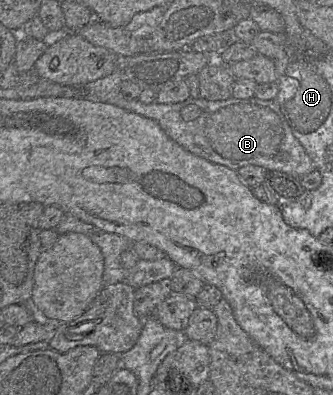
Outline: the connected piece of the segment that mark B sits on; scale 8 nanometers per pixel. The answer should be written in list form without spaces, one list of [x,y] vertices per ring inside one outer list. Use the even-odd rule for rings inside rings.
[[[120,59],[119,61],[119,66],[109,75],[98,79],[94,82],[88,83],[84,86],[81,86],[82,89],[82,96],[85,99],[91,100],[91,101],[96,101],[96,102],[102,102],[102,103],[108,103],[108,104],[112,104],[115,105],[117,107],[120,107],[122,109],[125,109],[127,111],[130,112],[134,112],[136,114],[142,115],[144,117],[147,118],[151,118],[155,121],[158,122],[158,124],[161,126],[161,128],[165,131],[165,133],[175,142],[177,142],[179,145],[181,145],[184,149],[186,149],[187,151],[202,157],[212,163],[215,164],[220,164],[223,166],[226,166],[232,170],[239,170],[241,167],[247,166],[247,165],[258,165],[261,166],[263,168],[265,168],[268,171],[280,171],[280,172],[285,172],[288,173],[294,177],[300,178],[301,176],[308,174],[312,171],[315,170],[314,165],[312,163],[311,158],[309,157],[309,155],[306,153],[304,147],[301,145],[301,143],[297,140],[297,138],[293,135],[291,128],[289,126],[289,124],[287,123],[285,117],[283,116],[279,105],[277,104],[276,100],[261,100],[256,98],[255,96],[248,98],[248,99],[238,99],[238,98],[234,98],[234,97],[230,97],[227,100],[220,100],[220,101],[211,101],[211,100],[206,100],[203,98],[188,98],[187,100],[183,101],[183,102],[178,102],[175,104],[158,104],[156,102],[152,103],[152,104],[144,104],[141,103],[138,99],[137,100],[126,100],[122,94],[121,94],[121,90],[120,90],[120,85],[122,80],[124,79],[123,74],[121,72],[121,62],[123,59]]]

